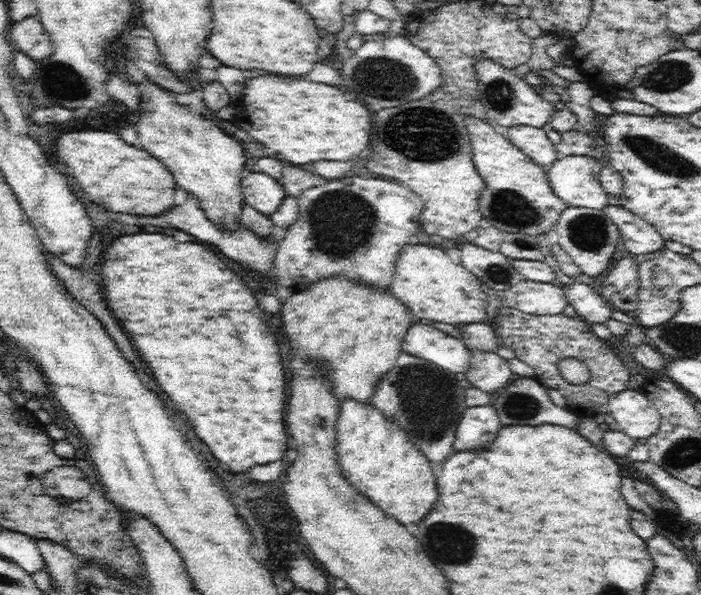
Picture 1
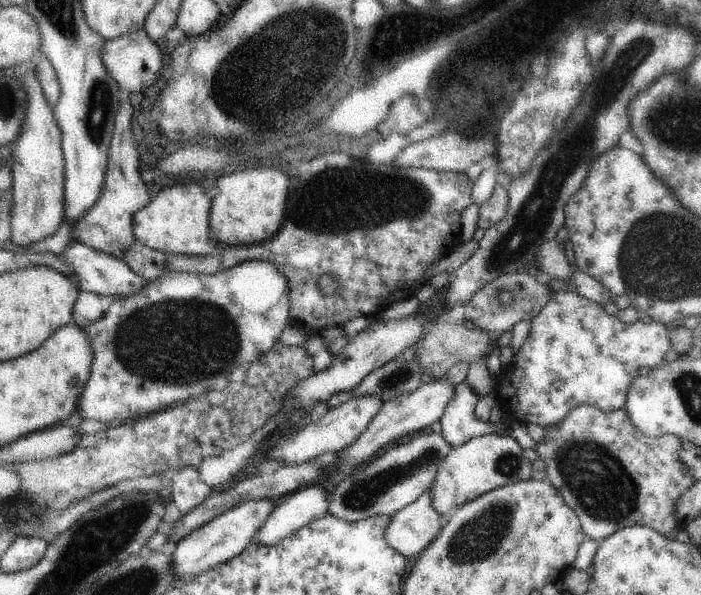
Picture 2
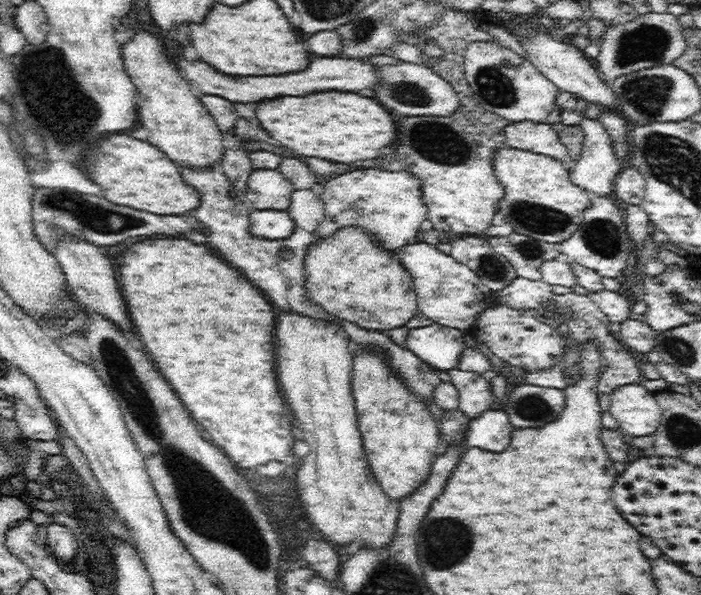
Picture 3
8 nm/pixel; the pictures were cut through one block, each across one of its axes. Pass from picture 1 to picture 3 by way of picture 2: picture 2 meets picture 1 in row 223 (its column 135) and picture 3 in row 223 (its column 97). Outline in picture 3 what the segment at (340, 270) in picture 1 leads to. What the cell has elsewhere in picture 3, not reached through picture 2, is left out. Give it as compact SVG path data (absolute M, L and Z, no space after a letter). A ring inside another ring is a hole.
M376 168L346 172L332 178L320 194L320 202L324 207L324 219L314 230L316 239L323 239L339 228L364 227L368 233L376 234L378 240L388 250L402 248L408 240L416 236L420 224L426 220L426 204L422 202L420 178L412 176L412 172L386 172Z

